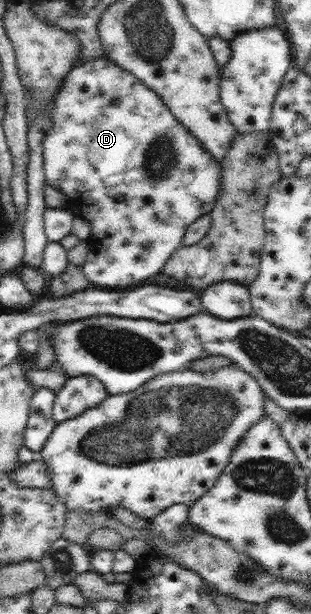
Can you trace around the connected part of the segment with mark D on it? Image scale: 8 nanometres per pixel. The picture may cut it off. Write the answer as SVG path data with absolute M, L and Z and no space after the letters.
M109 57L86 60L77 66L73 66L68 72L66 81L62 84L59 92L54 98L54 108L49 111L49 118L44 127L43 158L44 173L47 184L66 193L73 207L79 216L90 222L90 237L86 239L89 252L86 261L82 266L87 280L97 288L131 288L150 276L162 272L165 263L170 259L171 254L183 244L187 228L204 214L214 209L214 204L221 186L222 168L220 162L215 160L169 110L169 107L161 101L161 97L152 89L143 85L134 74L115 64Z

